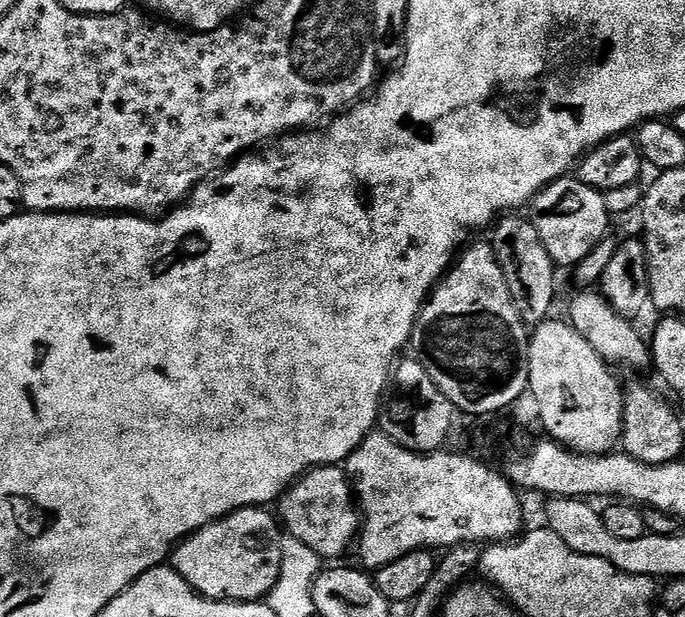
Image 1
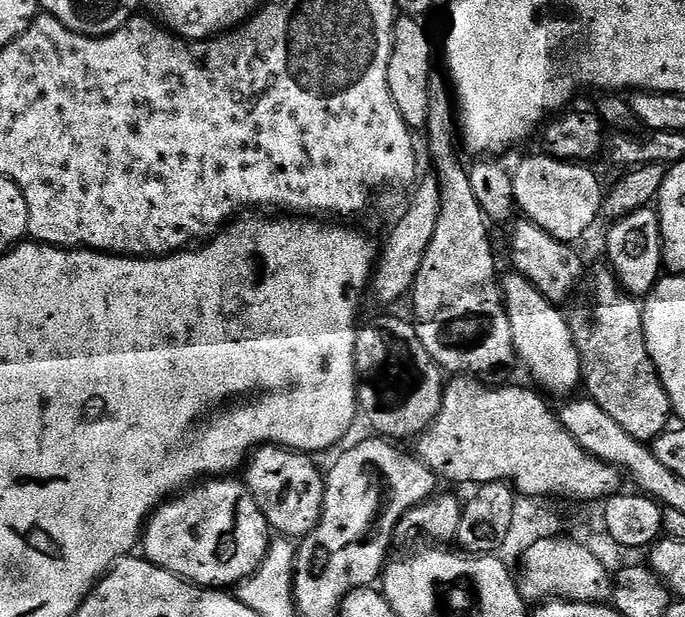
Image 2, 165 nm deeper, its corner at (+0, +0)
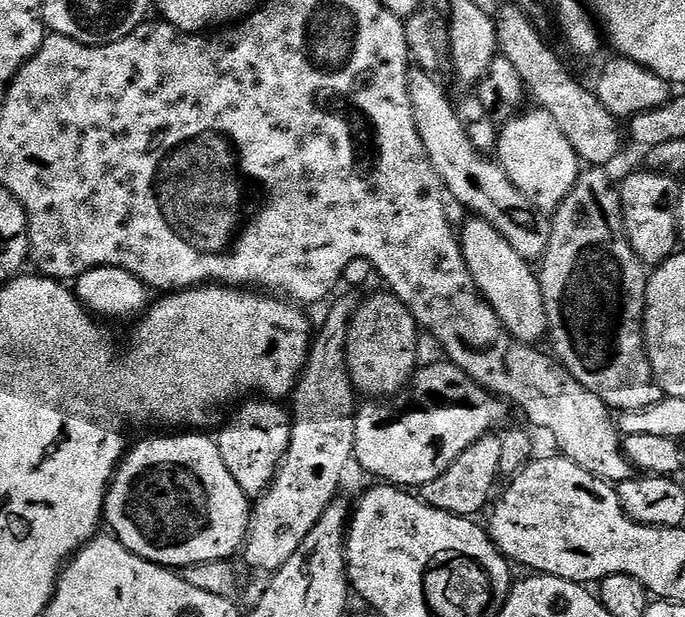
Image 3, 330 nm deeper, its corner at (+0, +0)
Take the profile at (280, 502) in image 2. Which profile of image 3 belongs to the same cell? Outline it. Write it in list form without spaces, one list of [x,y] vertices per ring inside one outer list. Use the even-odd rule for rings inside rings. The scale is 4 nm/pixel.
[[[248,398],[240,406],[233,414],[232,421],[220,433],[215,433],[214,439],[222,454],[222,462],[226,462],[226,470],[230,470],[234,482],[242,486],[248,497],[259,498],[272,484],[290,446],[292,418],[283,403],[271,398]]]

